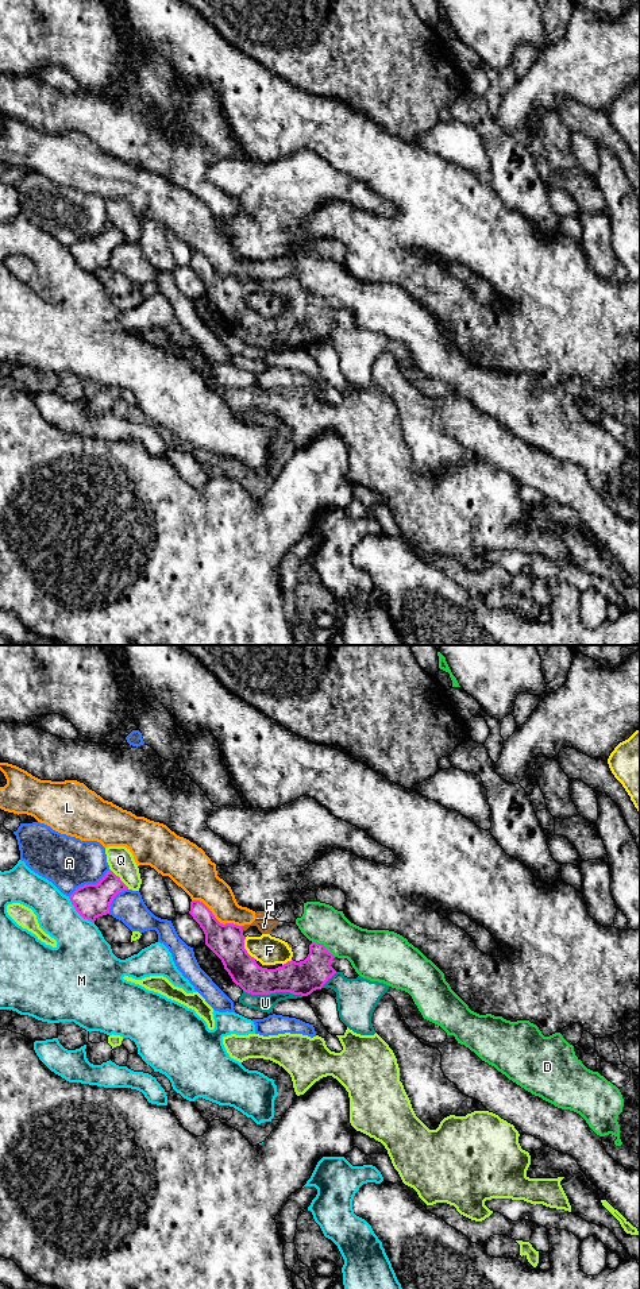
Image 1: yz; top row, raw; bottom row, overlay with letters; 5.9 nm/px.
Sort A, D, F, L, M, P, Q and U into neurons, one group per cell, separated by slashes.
A / D L P / F / M / Q / U

